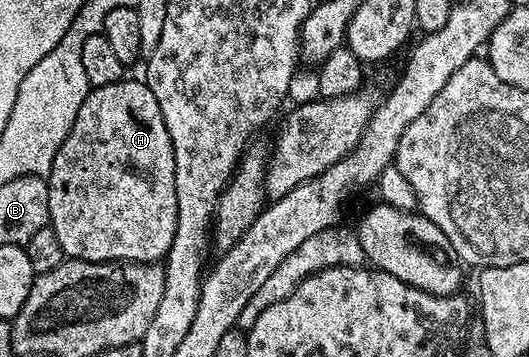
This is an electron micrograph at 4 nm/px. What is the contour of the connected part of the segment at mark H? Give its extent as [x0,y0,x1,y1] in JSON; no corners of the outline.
[45,78,177,264]

